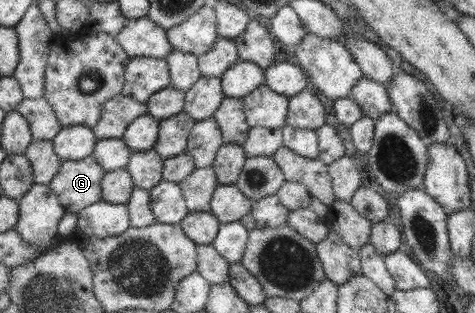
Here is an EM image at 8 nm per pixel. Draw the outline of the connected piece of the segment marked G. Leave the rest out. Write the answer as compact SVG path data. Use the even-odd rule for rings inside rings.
M93 155L83 160L65 160L50 186L58 194L59 200L66 206L66 212L78 214L84 208L102 200L102 180L106 173L107 170L98 163Z

